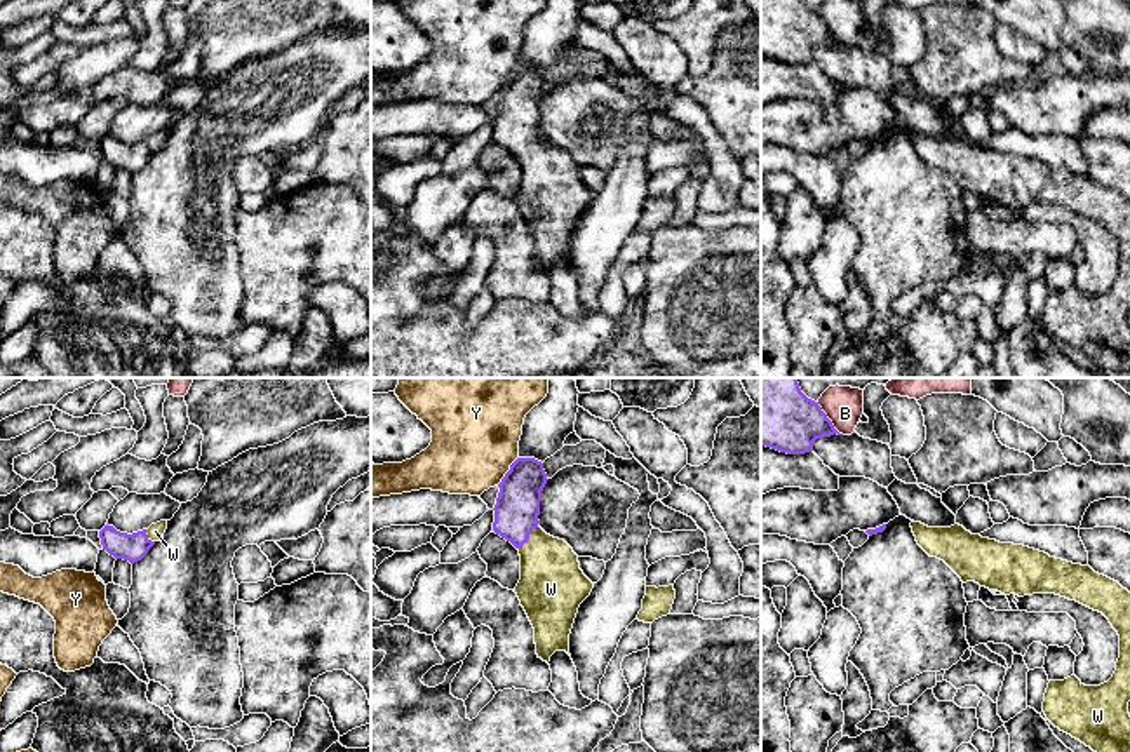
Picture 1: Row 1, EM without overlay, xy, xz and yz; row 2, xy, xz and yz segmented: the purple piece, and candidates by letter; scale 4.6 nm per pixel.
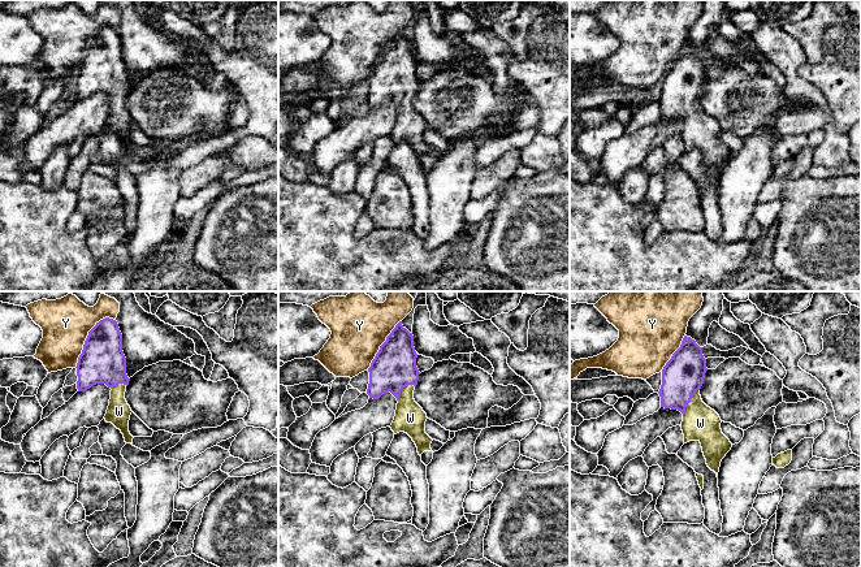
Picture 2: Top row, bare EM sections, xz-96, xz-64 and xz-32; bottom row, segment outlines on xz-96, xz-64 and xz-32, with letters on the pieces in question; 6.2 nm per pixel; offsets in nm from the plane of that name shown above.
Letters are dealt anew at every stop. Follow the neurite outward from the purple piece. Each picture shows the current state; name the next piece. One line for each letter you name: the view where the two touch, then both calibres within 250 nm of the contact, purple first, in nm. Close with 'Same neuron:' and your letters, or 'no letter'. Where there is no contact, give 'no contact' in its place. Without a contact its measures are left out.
W: contact in xz; calibres 200 and 300 nm
Same neuron: W

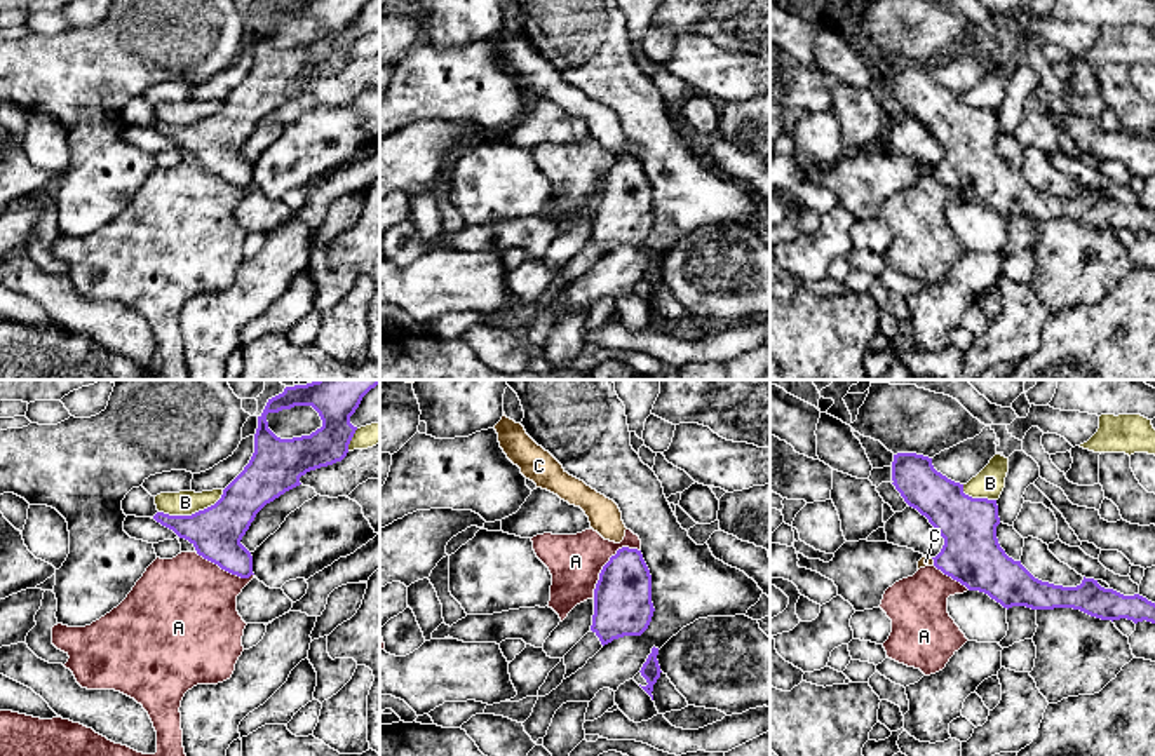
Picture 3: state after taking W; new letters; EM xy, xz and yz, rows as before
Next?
Same neuron: no letter

